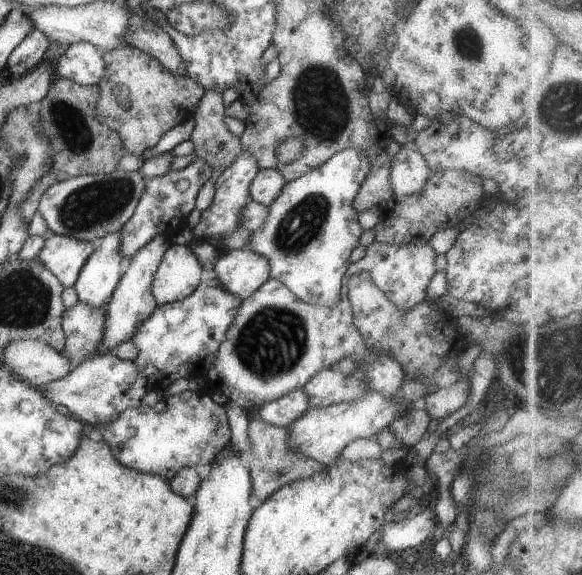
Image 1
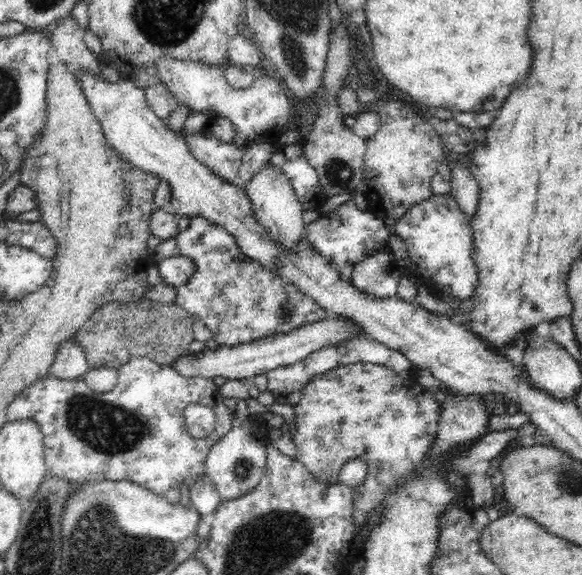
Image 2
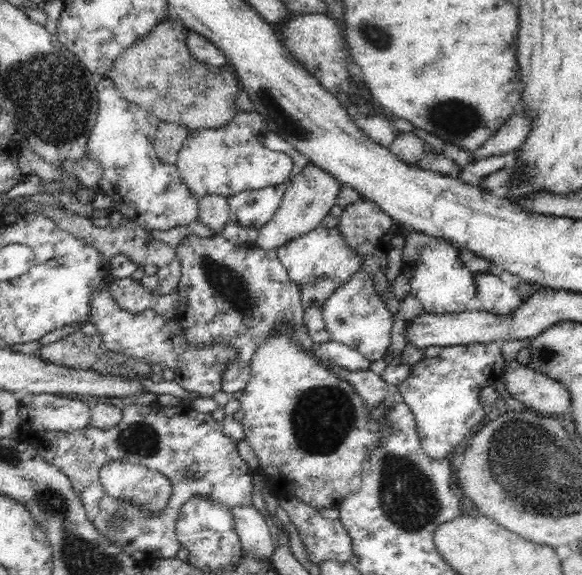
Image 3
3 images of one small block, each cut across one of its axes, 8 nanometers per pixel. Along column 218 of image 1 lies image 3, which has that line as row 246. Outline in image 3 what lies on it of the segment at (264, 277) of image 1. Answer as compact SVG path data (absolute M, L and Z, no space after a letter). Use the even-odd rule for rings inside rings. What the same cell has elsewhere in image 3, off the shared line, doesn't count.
M308 163L300 174L291 176L292 182L283 194L282 202L274 216L258 230L257 240L255 243L262 250L277 250L280 246L284 246L314 230L320 225L321 220L330 214L330 209L334 206L341 183L328 174L325 170L318 166Z

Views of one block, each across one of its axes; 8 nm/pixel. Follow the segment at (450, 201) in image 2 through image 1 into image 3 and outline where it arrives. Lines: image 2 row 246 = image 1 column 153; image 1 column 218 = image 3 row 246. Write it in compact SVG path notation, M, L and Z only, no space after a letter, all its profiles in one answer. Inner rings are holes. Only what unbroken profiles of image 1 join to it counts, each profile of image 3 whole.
M411 229L404 240L401 273L409 278L411 294L422 303L424 312L428 314L452 314L466 311L470 298L477 295L477 289L473 277L474 273L459 259L459 249L442 238L434 238L429 234Z

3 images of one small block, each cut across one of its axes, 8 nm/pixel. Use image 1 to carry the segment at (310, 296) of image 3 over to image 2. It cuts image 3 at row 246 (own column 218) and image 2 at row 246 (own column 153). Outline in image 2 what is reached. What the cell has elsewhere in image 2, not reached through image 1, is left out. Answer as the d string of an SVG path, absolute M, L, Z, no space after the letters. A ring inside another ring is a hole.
M350 198L337 209L321 214L314 222L306 225L304 234L312 249L316 249L326 260L340 269L346 263L356 265L373 252L389 250L388 238L392 235L392 230L370 209L360 210L354 199Z

